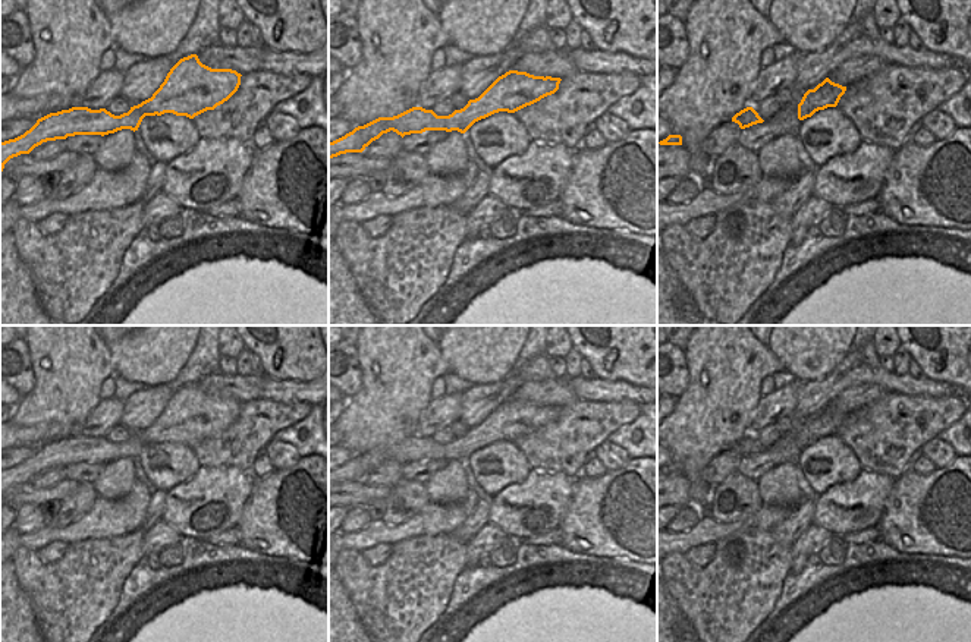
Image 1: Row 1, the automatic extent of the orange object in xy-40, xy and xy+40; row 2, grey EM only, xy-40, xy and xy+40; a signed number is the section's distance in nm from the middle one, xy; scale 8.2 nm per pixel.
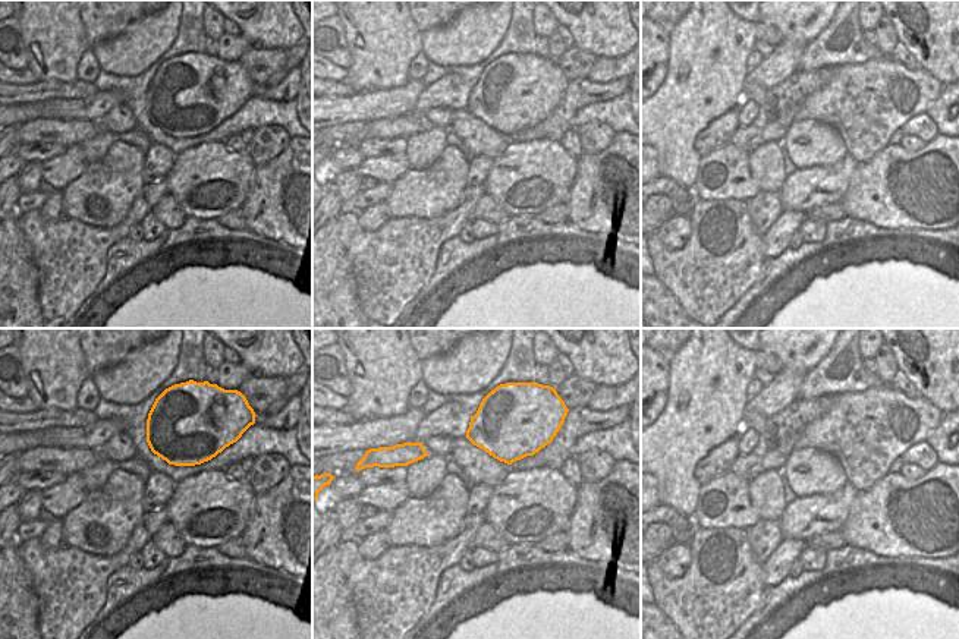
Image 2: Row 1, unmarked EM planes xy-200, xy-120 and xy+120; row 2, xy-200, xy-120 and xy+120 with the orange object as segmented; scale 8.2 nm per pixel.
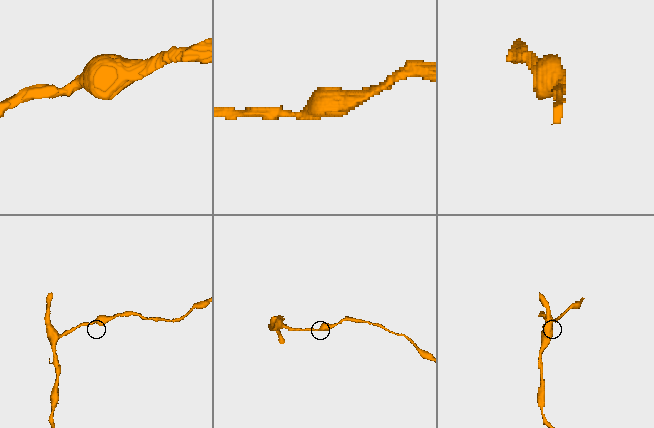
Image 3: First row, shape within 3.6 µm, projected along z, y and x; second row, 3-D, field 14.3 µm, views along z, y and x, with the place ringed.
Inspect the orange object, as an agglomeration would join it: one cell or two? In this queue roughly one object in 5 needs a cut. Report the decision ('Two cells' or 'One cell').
One cell.

